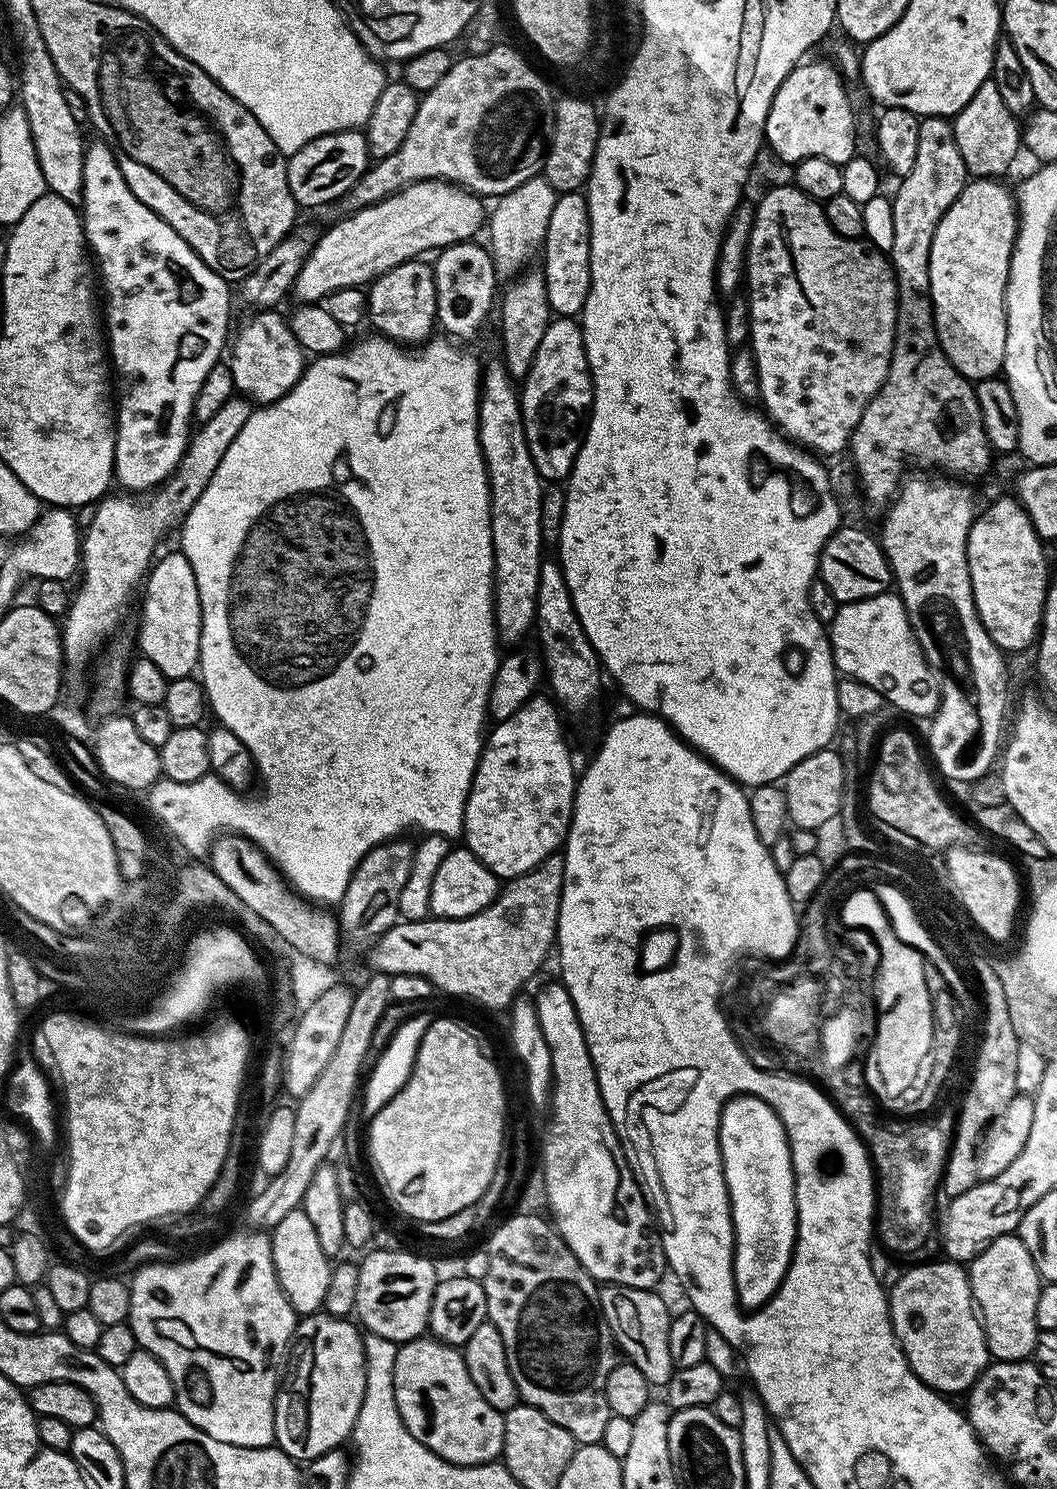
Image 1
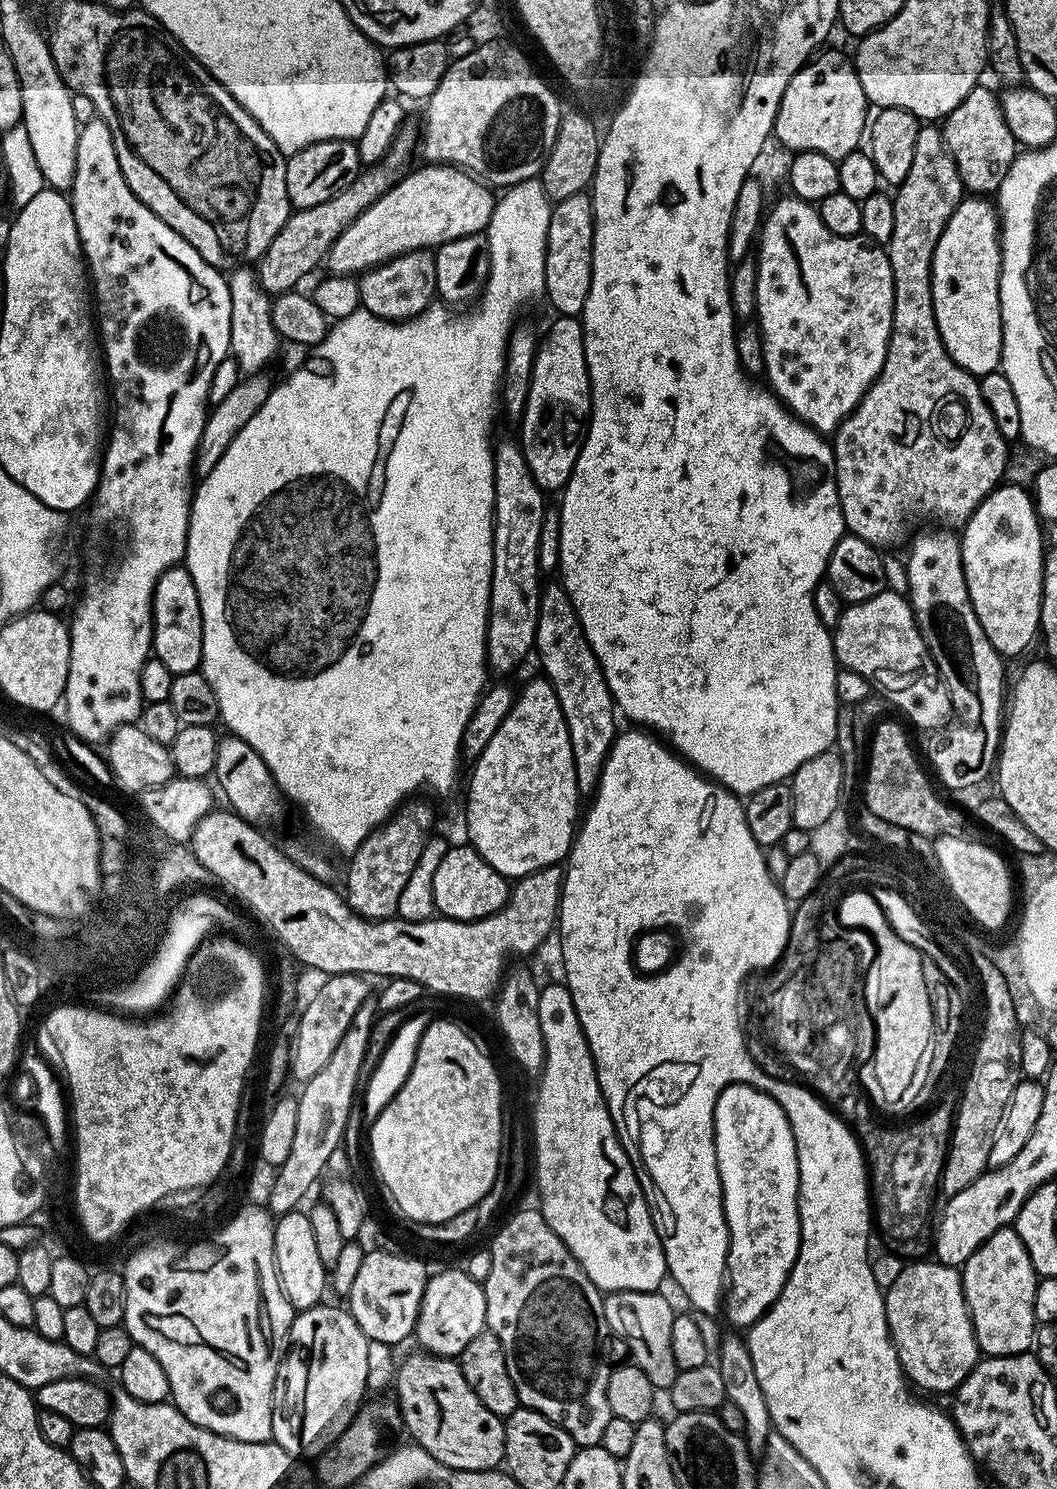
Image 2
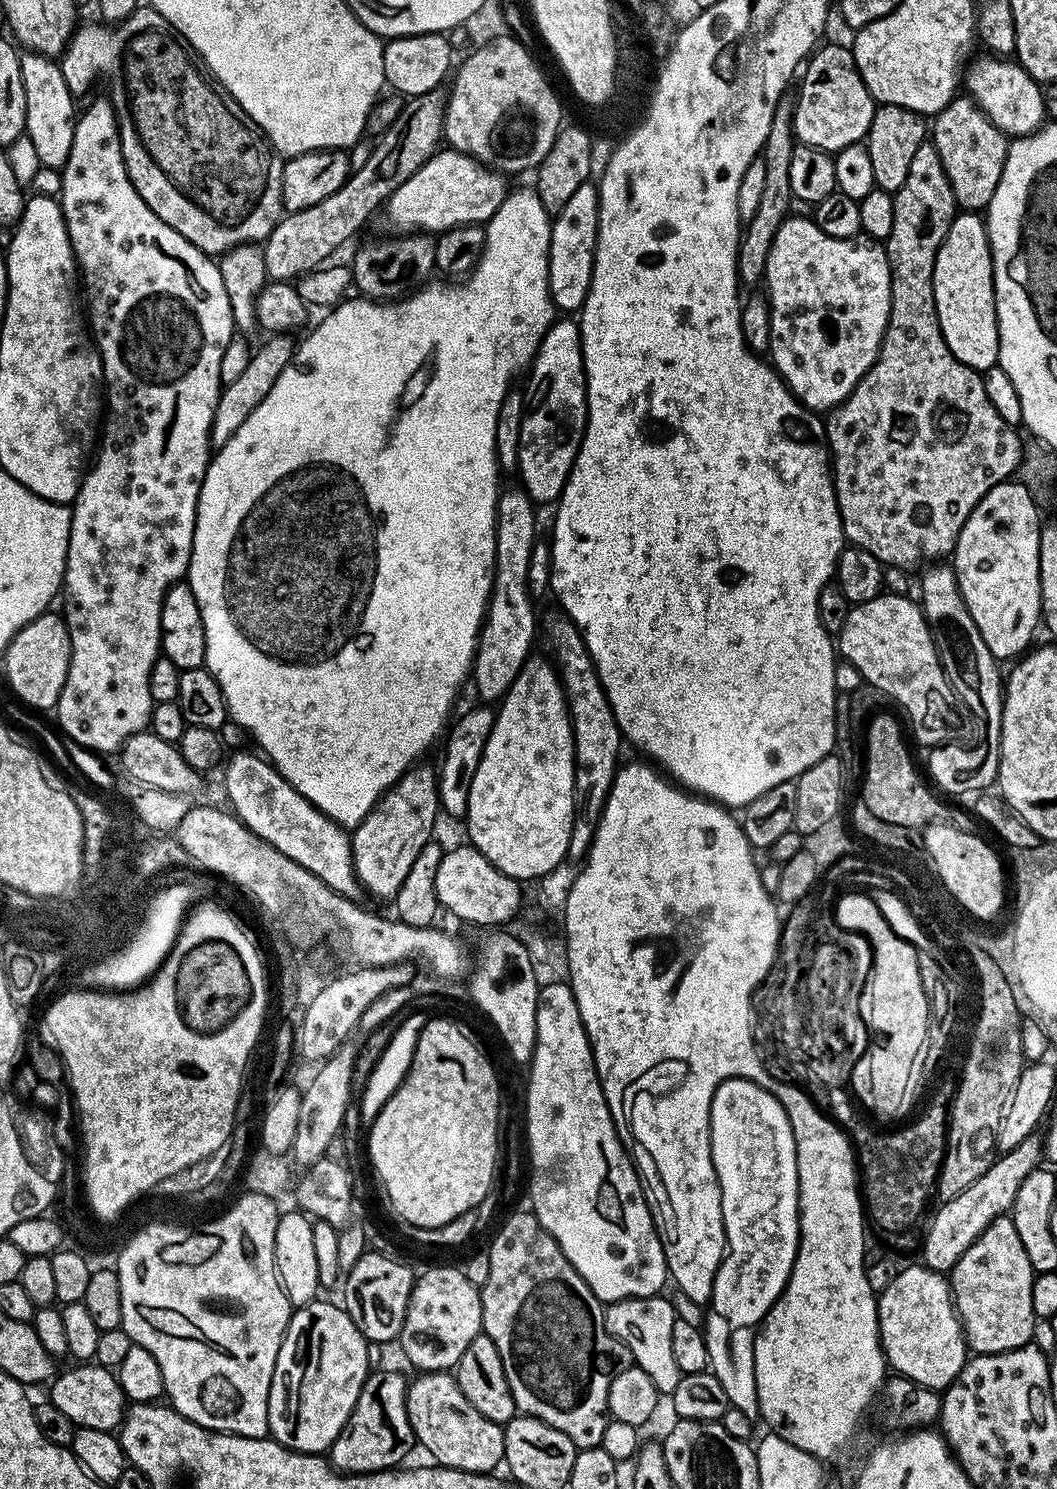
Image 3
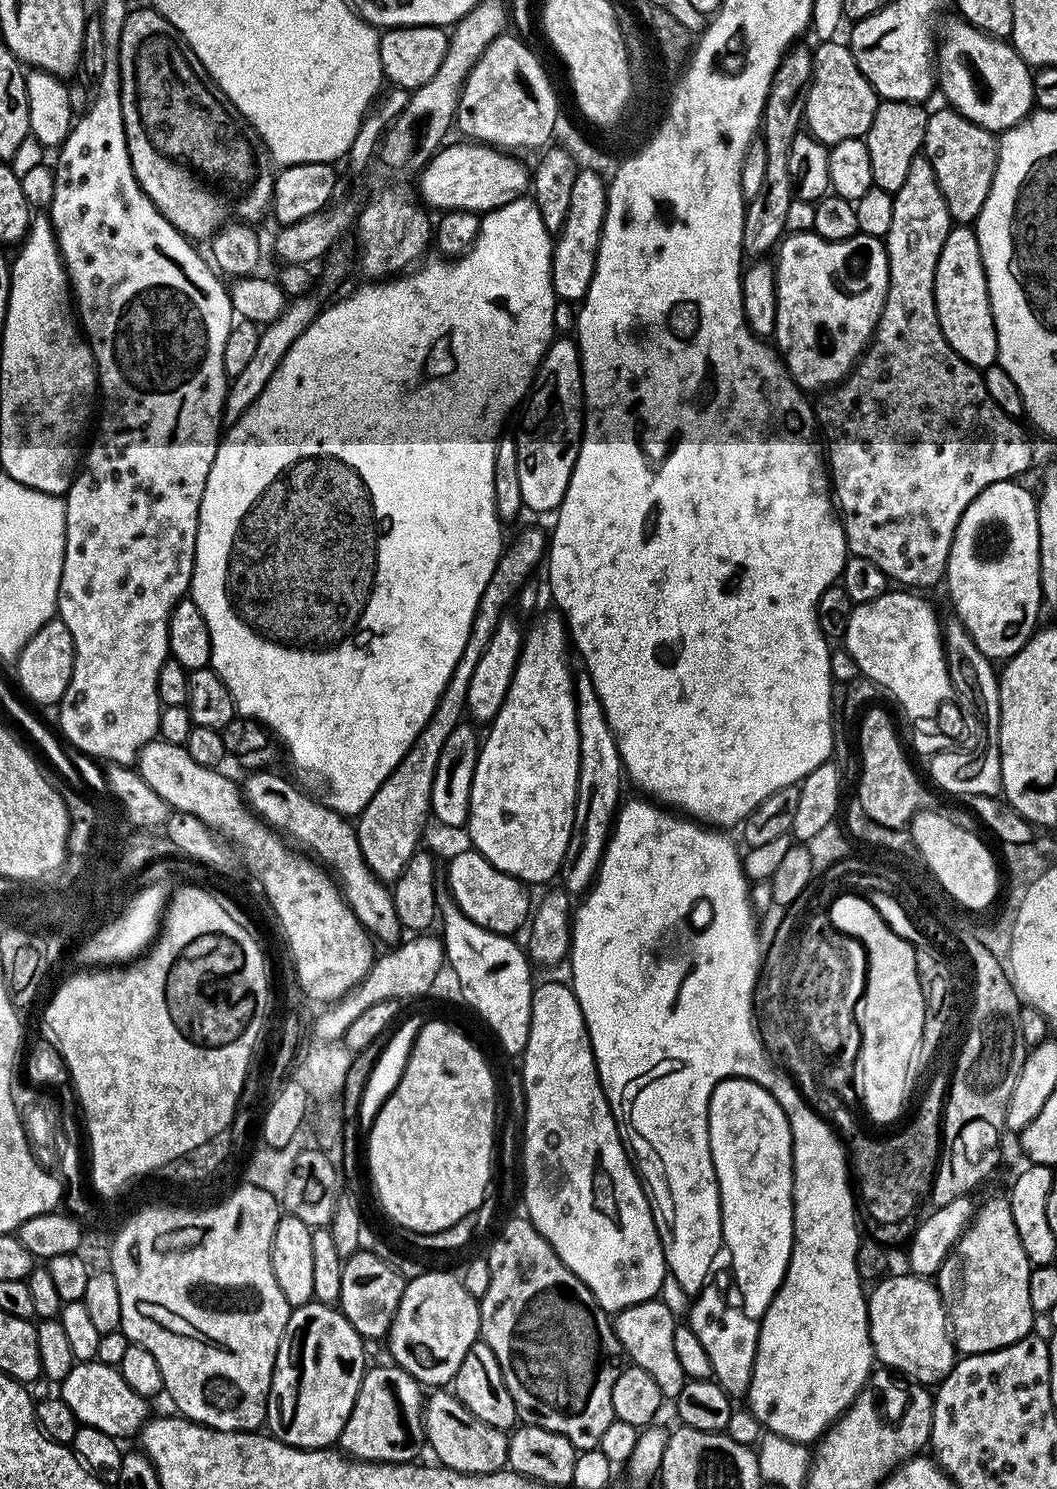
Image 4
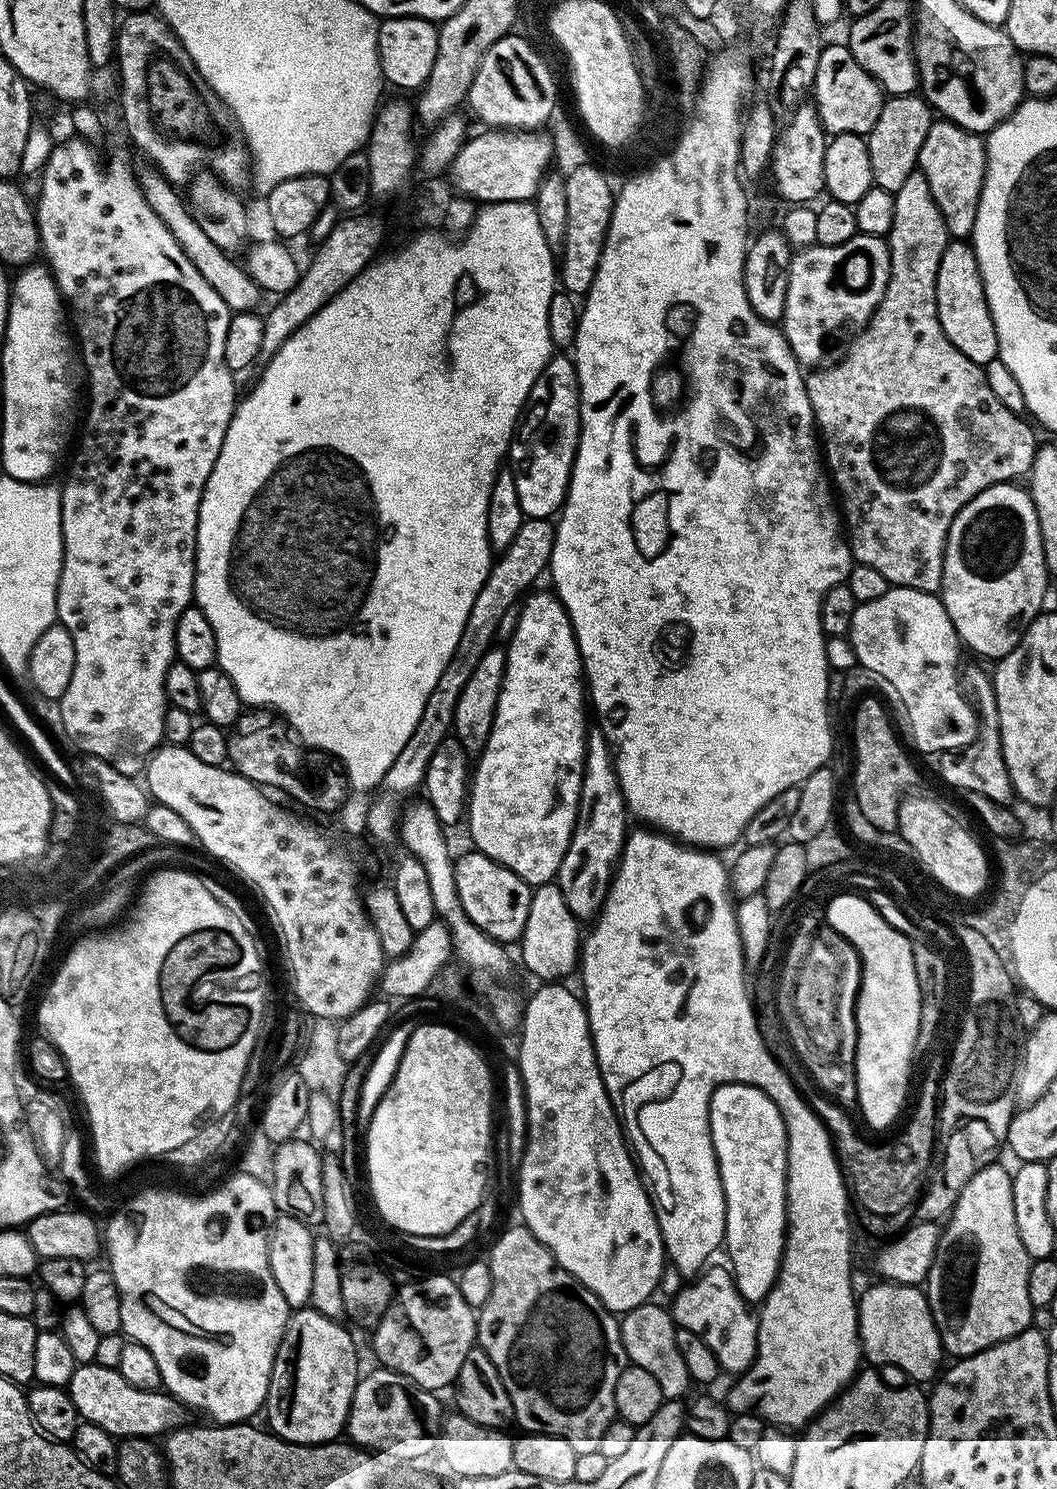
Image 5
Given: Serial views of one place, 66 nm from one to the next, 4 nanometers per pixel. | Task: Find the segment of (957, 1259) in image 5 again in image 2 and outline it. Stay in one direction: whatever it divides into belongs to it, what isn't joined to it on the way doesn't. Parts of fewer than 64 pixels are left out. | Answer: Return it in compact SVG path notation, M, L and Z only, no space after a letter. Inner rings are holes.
M1015 1227L998 1231L962 1266L960 1281L981 1353L989 1356L1022 1356L1029 1351L1038 1325L1034 1318L1034 1290L1038 1277L1018 1238Z

